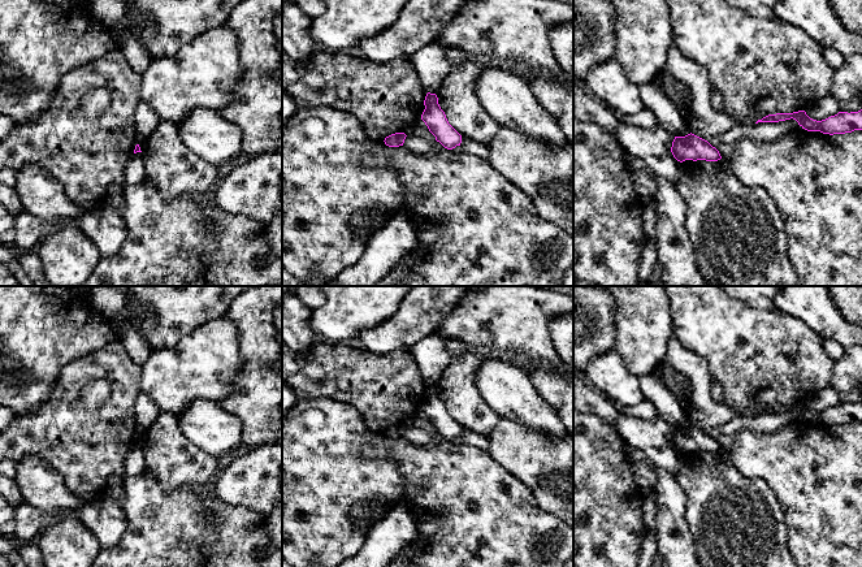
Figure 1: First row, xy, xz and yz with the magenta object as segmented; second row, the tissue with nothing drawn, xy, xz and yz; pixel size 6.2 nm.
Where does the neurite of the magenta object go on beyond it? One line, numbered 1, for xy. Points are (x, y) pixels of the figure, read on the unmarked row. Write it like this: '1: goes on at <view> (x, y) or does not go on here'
1: does not go on here

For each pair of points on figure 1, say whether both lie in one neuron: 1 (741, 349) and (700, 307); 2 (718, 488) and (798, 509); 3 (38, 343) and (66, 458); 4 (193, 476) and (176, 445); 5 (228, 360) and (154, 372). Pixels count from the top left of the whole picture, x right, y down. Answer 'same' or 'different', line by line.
1: same
2: different
3: different
4: same
5: same

